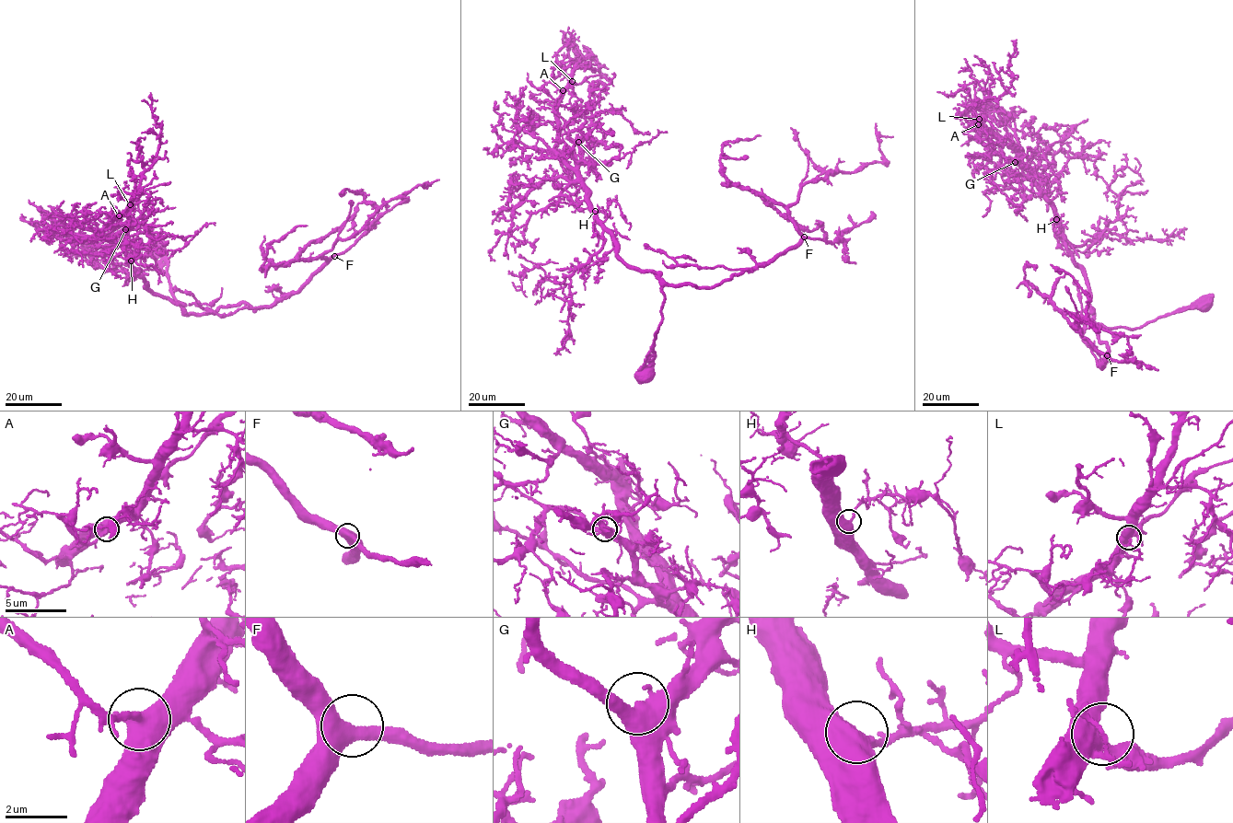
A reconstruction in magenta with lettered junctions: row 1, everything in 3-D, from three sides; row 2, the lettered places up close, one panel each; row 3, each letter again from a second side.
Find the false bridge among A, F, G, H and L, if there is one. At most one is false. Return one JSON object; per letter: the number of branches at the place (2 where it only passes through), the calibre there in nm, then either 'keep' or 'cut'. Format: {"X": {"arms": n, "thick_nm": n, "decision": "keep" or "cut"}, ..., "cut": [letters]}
{"A": {"arms": 2, "thick_nm": 500, "decision": "keep"}, "F": {"arms": 2, "thick_nm": 500, "decision": "keep"}, "G": {"arms": 2, "thick_nm": 500, "decision": "keep"}, "H": {"arms": 2, "thick_nm": 550, "decision": "keep"}, "L": {"arms": 2, "thick_nm": 550, "decision": "keep"}, "cut": []}

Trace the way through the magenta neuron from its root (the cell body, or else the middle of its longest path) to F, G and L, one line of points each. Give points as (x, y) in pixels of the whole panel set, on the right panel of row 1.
F: (1203, 304), (1182, 307), (1140, 328), (1095, 325), (1109, 352), (1099, 361), (1101, 369), (1107, 355)
G: (1203, 304), (1182, 307), (1140, 328), (1097, 325), (1093, 320), (1088, 281), (1066, 247), (1052, 203), (1015, 162)
L: (1203, 304), (1182, 307), (1140, 328), (1096, 324), (1088, 281), (1066, 247), (1052, 203), (1019, 152), (979, 119)

